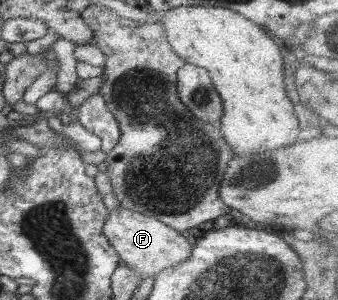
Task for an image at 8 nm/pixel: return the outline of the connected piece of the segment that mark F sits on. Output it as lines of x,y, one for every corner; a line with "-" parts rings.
121,207
110,211
110,215
104,223
103,234
116,249
122,260
121,264
128,265
134,272
138,272
141,278
156,277
162,270
178,266
190,258
193,249
193,245
180,232
170,226
159,222
156,218
151,218
149,215

